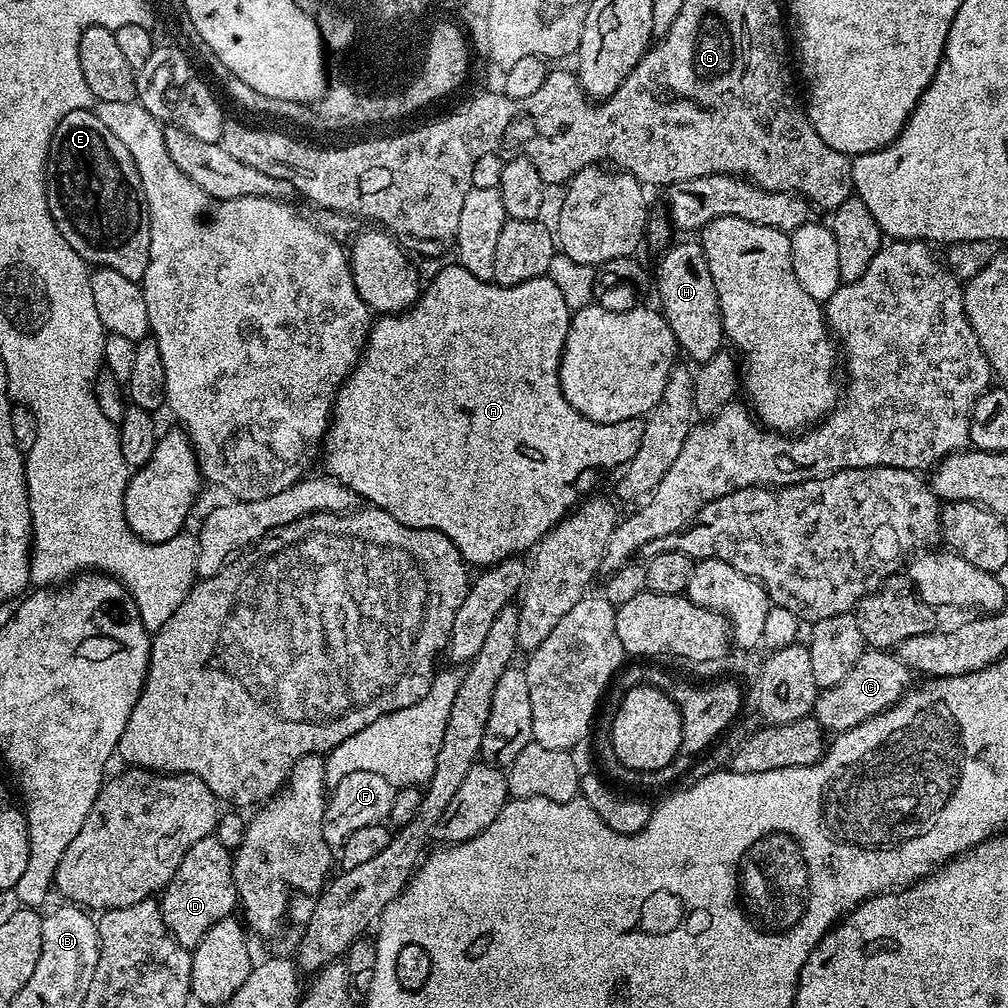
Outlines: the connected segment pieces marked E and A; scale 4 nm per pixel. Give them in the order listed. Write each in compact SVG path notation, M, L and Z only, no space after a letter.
M74 110L58 122L48 147L44 186L62 238L85 264L118 270L125 278L143 281L150 262L150 222L142 178L138 178L130 150L98 122L95 111Z
M451 263L429 284L427 281L426 287L411 308L395 314L381 315L377 319L380 321L377 324L375 321L369 327L368 343L364 345L360 360L337 390L336 401L332 403L332 419L322 441L323 471L356 493L361 501L373 508L386 510L386 514L398 518L402 526L438 530L446 534L446 538L450 538L458 546L465 564L491 566L524 554L520 552L527 553L535 549L553 524L563 520L580 503L582 493L576 489L576 483L587 472L592 472L595 468L619 469L634 458L642 443L645 421L627 420L613 424L594 422L578 414L578 410L574 410L574 406L566 402L566 394L562 394L560 385L560 359L572 321L572 312L566 306L566 298L562 298L562 290L554 286L547 274L530 278L530 282L502 286L474 278L474 274L470 274L470 270L463 268L460 263Z

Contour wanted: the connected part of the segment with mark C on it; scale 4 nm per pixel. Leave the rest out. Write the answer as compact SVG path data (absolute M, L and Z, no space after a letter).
M866 650L838 686L830 686L817 695L811 715L816 717L825 733L845 732L894 706L908 691L912 679L913 673L891 651Z

